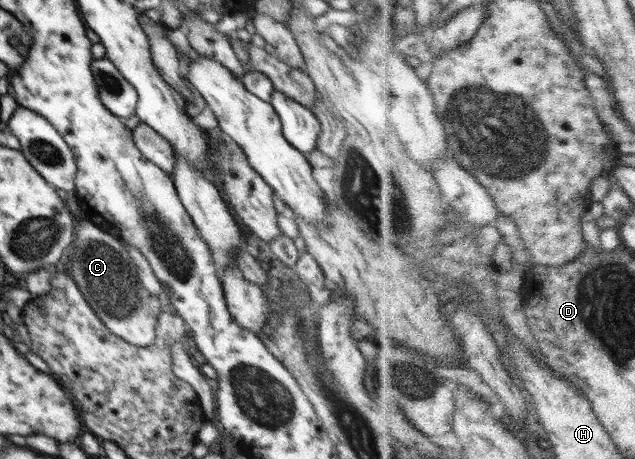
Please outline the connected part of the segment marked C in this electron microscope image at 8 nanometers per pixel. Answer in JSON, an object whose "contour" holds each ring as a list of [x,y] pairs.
{"contour":[[[80,219],[79,224],[76,241],[72,243],[69,251],[72,263],[71,274],[84,299],[112,333],[135,346],[146,348],[152,345],[155,340],[155,325],[158,315],[161,314],[160,300],[157,296],[152,296],[139,282],[136,265],[120,239],[116,241],[112,234],[96,227],[88,219]]]}

